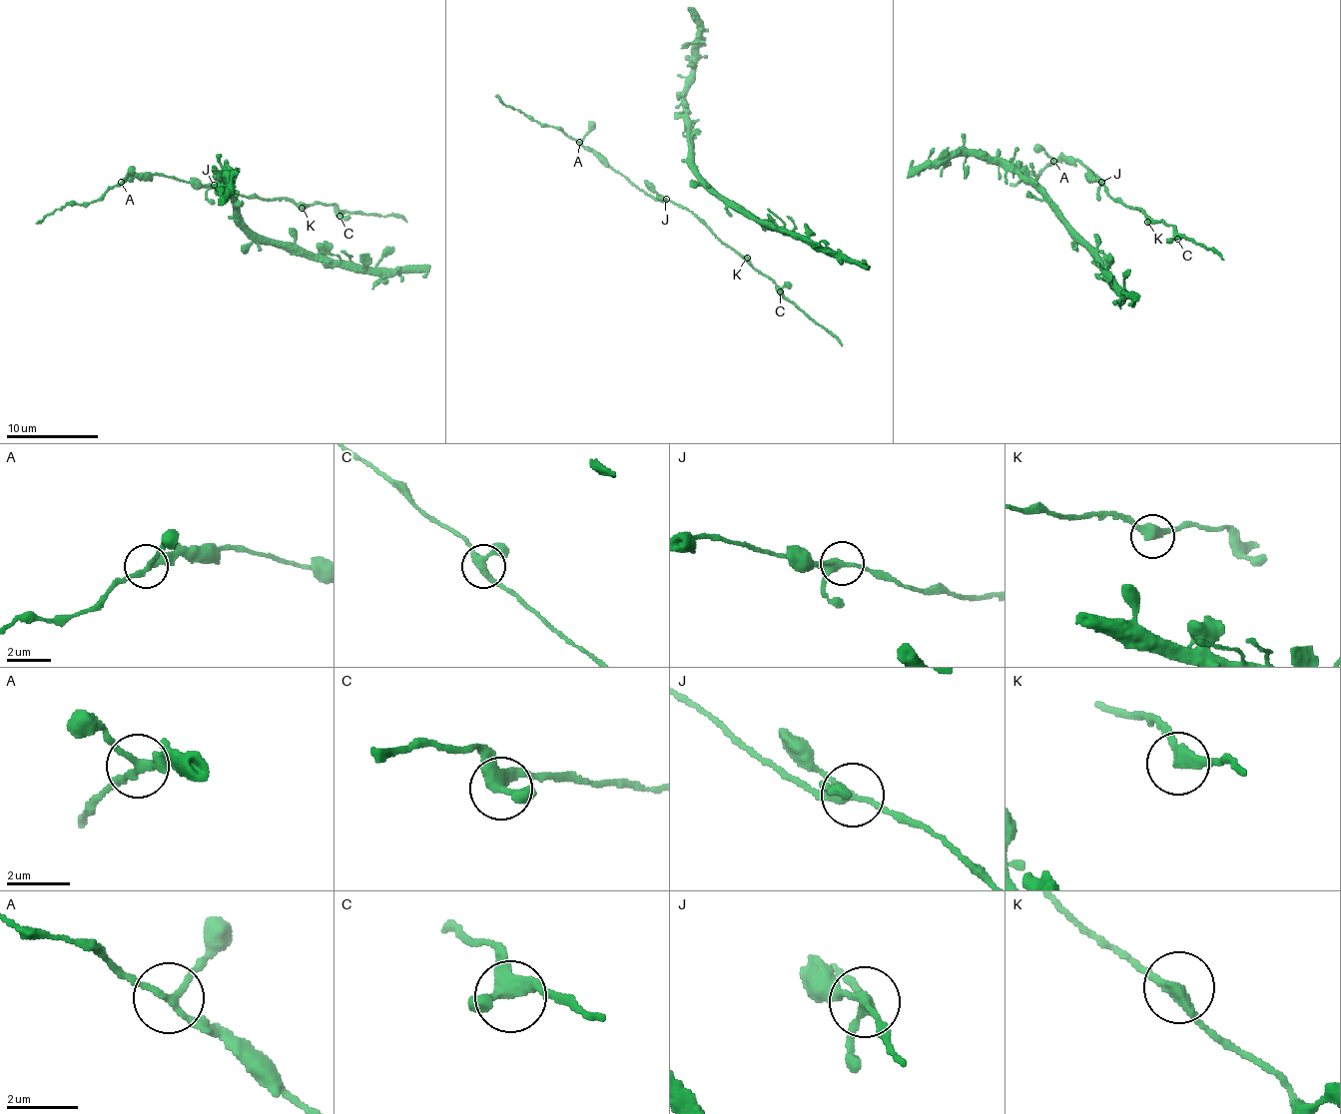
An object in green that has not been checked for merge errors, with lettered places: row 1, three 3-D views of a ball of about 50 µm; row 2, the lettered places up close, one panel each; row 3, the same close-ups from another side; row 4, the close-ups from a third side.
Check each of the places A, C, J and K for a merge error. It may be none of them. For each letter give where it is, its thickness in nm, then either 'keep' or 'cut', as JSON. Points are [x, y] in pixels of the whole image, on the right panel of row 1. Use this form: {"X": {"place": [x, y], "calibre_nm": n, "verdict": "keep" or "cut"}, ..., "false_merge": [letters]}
{"A": {"place": [1053, 161], "calibre_nm": 190, "verdict": "keep"}, "C": {"place": [1177, 239], "calibre_nm": 340, "verdict": "keep"}, "J": {"place": [1101, 182], "calibre_nm": 280, "verdict": "keep"}, "K": {"place": [1147, 222], "calibre_nm": 360, "verdict": "keep"}, "false_merge": []}

